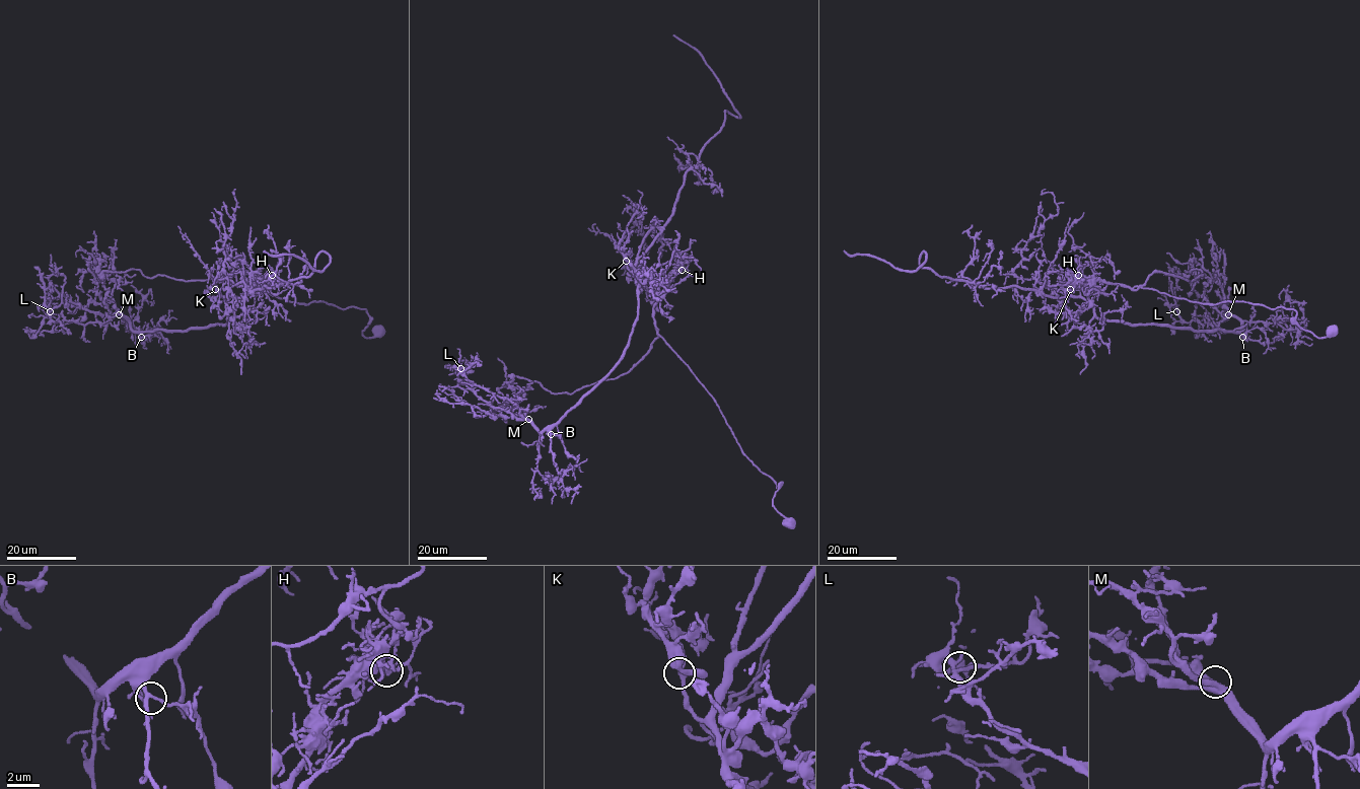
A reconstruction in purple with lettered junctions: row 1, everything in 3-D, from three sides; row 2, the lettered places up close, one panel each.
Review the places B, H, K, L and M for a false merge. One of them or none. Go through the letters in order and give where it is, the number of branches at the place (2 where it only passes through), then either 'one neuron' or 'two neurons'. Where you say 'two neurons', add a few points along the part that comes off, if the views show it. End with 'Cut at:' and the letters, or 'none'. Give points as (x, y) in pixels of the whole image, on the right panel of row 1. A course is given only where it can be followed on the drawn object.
B: place (1242, 337); branches 3; one neuron
H: place (1078, 275); branches 2; two neurons; course (1078, 275), (1203, 303), (1247, 301), (1292, 308), (1295, 321), (1317, 337), (1336, 326)
K: place (1070, 289); branches 3; one neuron
L: place (1176, 311); branches 3; one neuron
M: place (1228, 314); branches 3; one neuron
Cut at: H

